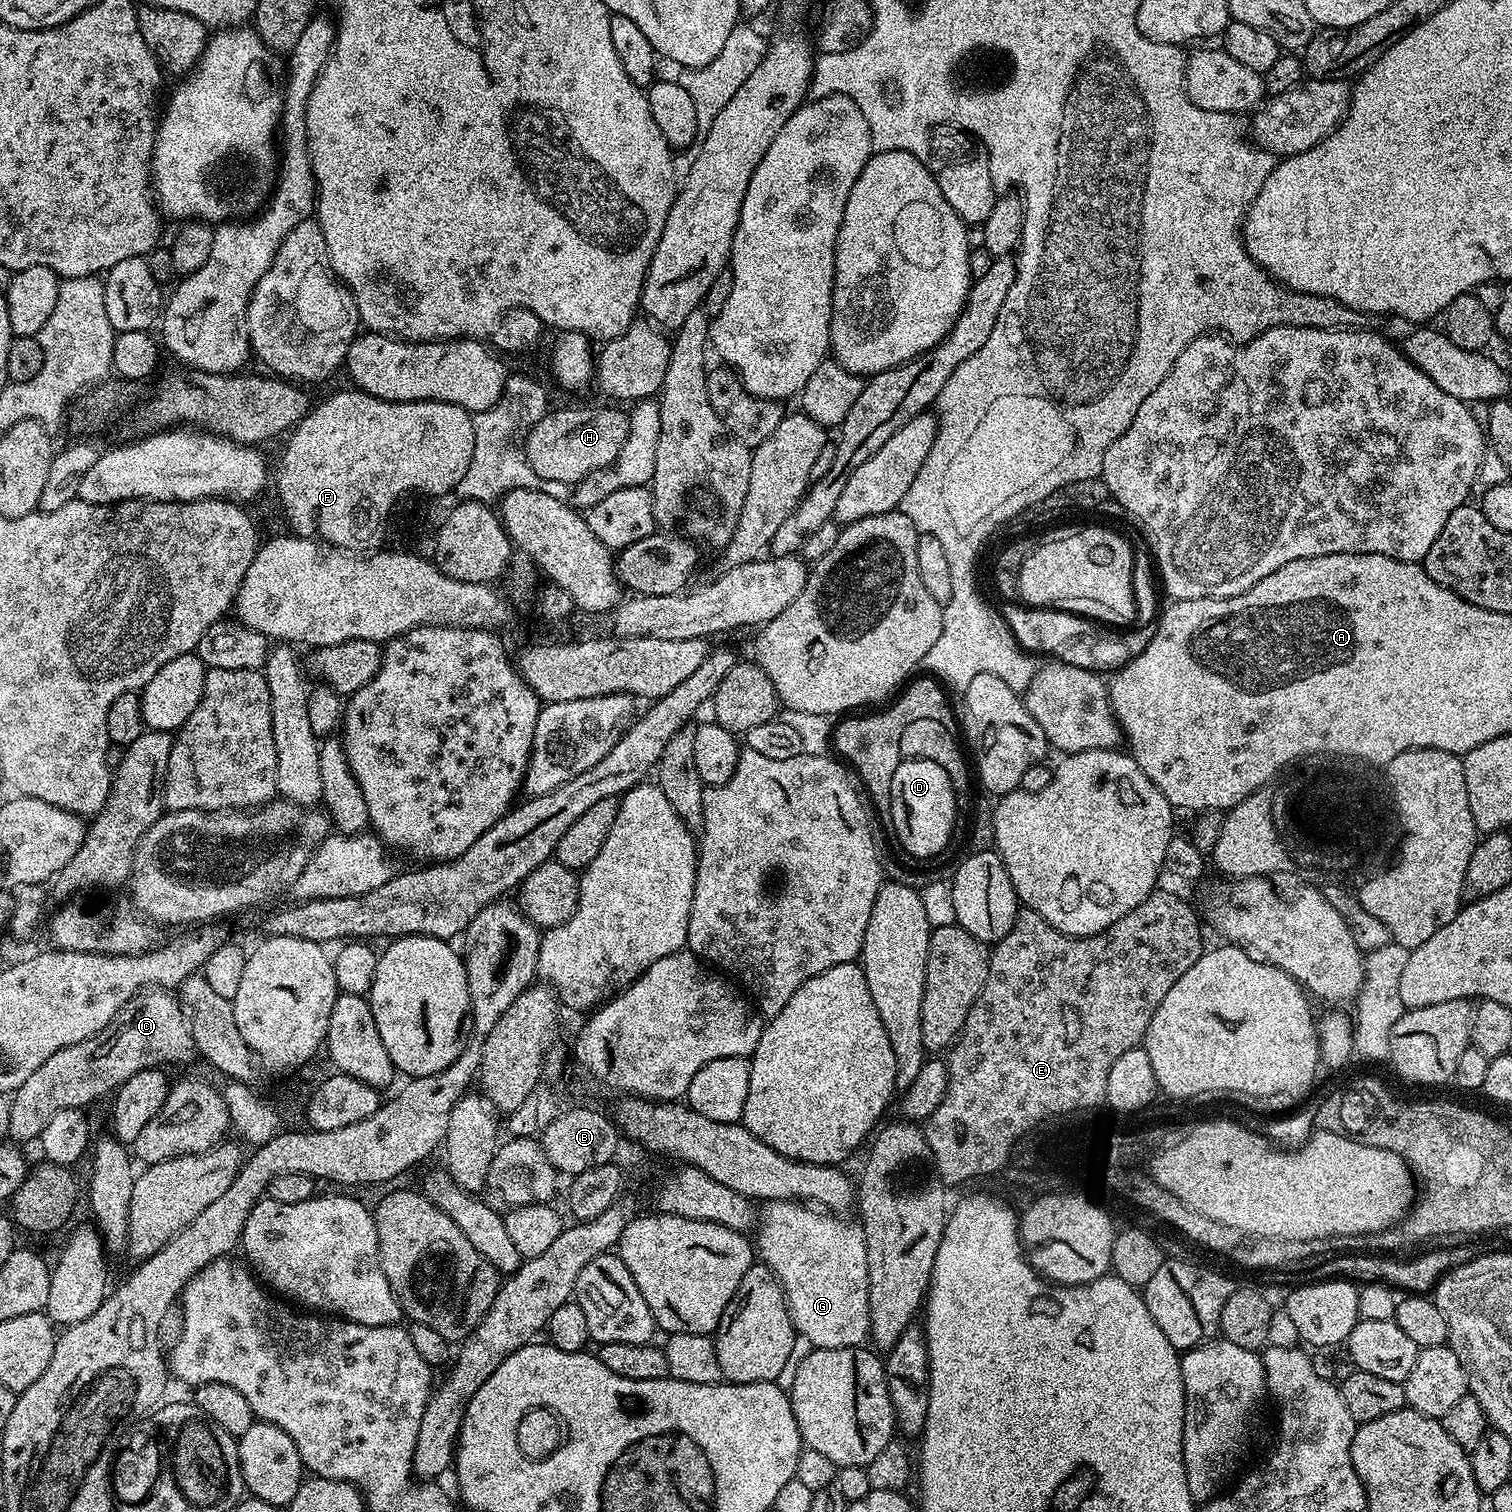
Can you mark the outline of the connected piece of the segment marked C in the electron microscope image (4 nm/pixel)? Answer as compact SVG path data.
M146 988L136 993L130 1002L96 1036L86 1038L74 1046L50 1054L22 1086L11 1093L8 1135L13 1141L39 1141L46 1122L63 1108L87 1109L88 1104L104 1095L115 1093L143 1068L163 1069L164 1064L188 1064L197 1059L191 1027L184 1016L180 1001L167 988Z

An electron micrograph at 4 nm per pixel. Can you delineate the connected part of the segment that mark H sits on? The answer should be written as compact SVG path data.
M616 406L608 407L612 408L560 408L557 412L545 411L542 419L528 429L522 440L522 451L530 470L534 470L534 474L543 480L574 486L586 478L586 474L612 465L618 450L622 450L622 442L626 442L628 437L628 412L619 412Z

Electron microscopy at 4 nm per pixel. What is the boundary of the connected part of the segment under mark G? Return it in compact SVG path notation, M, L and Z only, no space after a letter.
M769 1200L762 1208L758 1212L754 1248L762 1263L778 1278L797 1333L805 1335L812 1348L861 1347L870 1336L863 1228L844 1220L848 1218L799 1200Z

